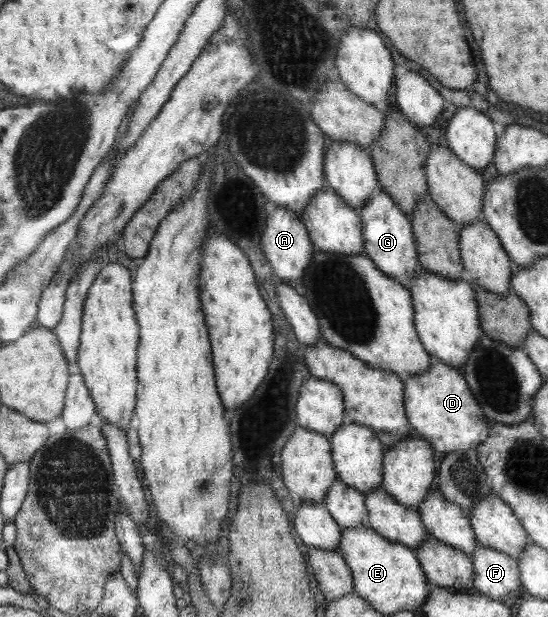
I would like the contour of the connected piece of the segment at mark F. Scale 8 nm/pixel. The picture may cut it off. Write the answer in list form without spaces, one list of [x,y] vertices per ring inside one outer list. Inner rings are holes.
[[[479,545],[470,557],[473,567],[473,587],[486,597],[506,599],[506,595],[516,595],[521,581],[518,581],[518,562],[500,550]]]

